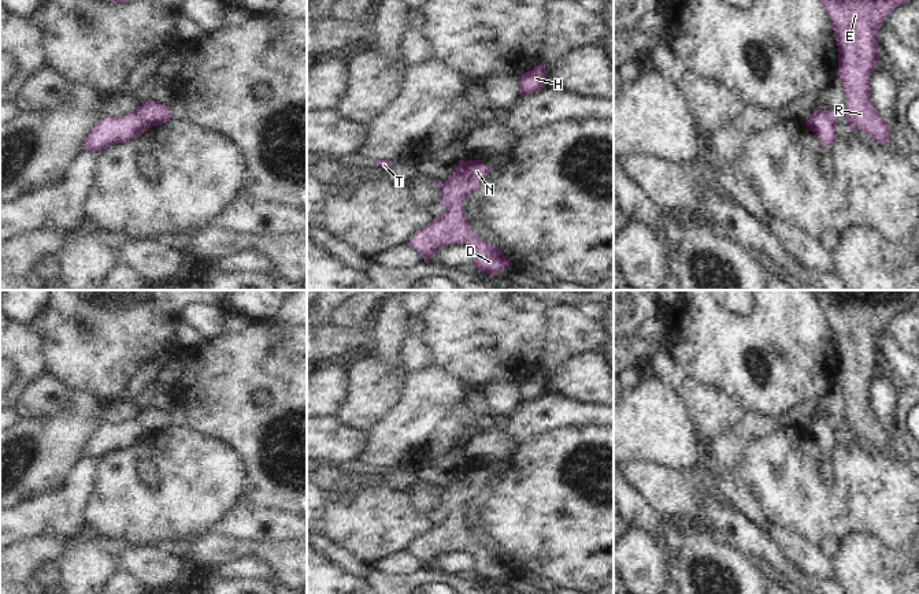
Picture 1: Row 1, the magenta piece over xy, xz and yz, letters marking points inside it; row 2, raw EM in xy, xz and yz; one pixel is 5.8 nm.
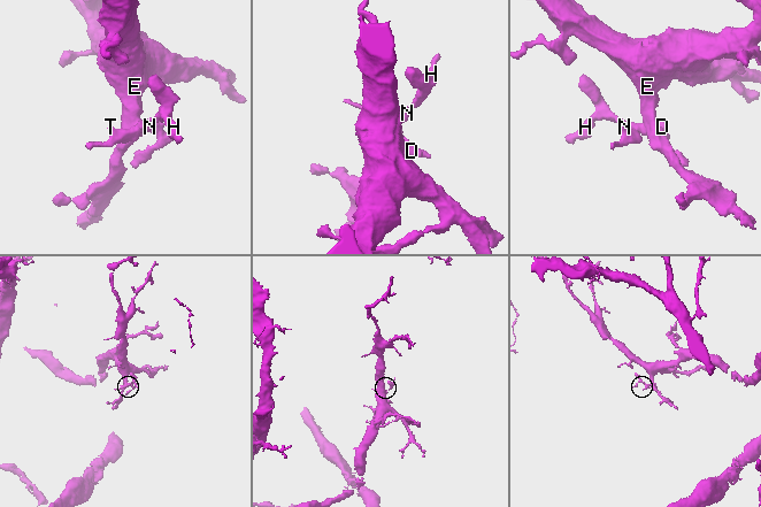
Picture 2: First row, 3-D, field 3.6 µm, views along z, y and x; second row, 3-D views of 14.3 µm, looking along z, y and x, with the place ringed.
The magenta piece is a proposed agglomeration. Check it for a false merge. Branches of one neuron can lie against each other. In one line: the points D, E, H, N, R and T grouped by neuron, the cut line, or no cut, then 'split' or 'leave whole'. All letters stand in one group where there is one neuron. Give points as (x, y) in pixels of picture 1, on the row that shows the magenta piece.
D E H N R / T | yz (815, 111), (836, 125) | split

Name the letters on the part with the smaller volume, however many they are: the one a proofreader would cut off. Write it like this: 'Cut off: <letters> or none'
Cut off: T.

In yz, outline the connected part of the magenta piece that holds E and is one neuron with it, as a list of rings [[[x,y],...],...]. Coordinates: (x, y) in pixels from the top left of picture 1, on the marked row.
[[[820,0],[835,33],[849,129],[866,131],[881,145],[889,142],[892,125],[878,114],[870,93],[871,73],[882,56],[878,31],[896,8],[909,1]]]

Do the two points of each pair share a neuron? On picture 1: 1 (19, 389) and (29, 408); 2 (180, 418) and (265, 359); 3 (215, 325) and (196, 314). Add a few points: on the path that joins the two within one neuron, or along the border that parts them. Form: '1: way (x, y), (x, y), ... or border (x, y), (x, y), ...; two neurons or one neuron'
1: border (47, 375), (43, 375), (33, 383), (15, 408); two neurons
2: border (175, 403), (184, 407), (186, 423); two neurons
3: way (211, 322), (200, 316); one neuron

